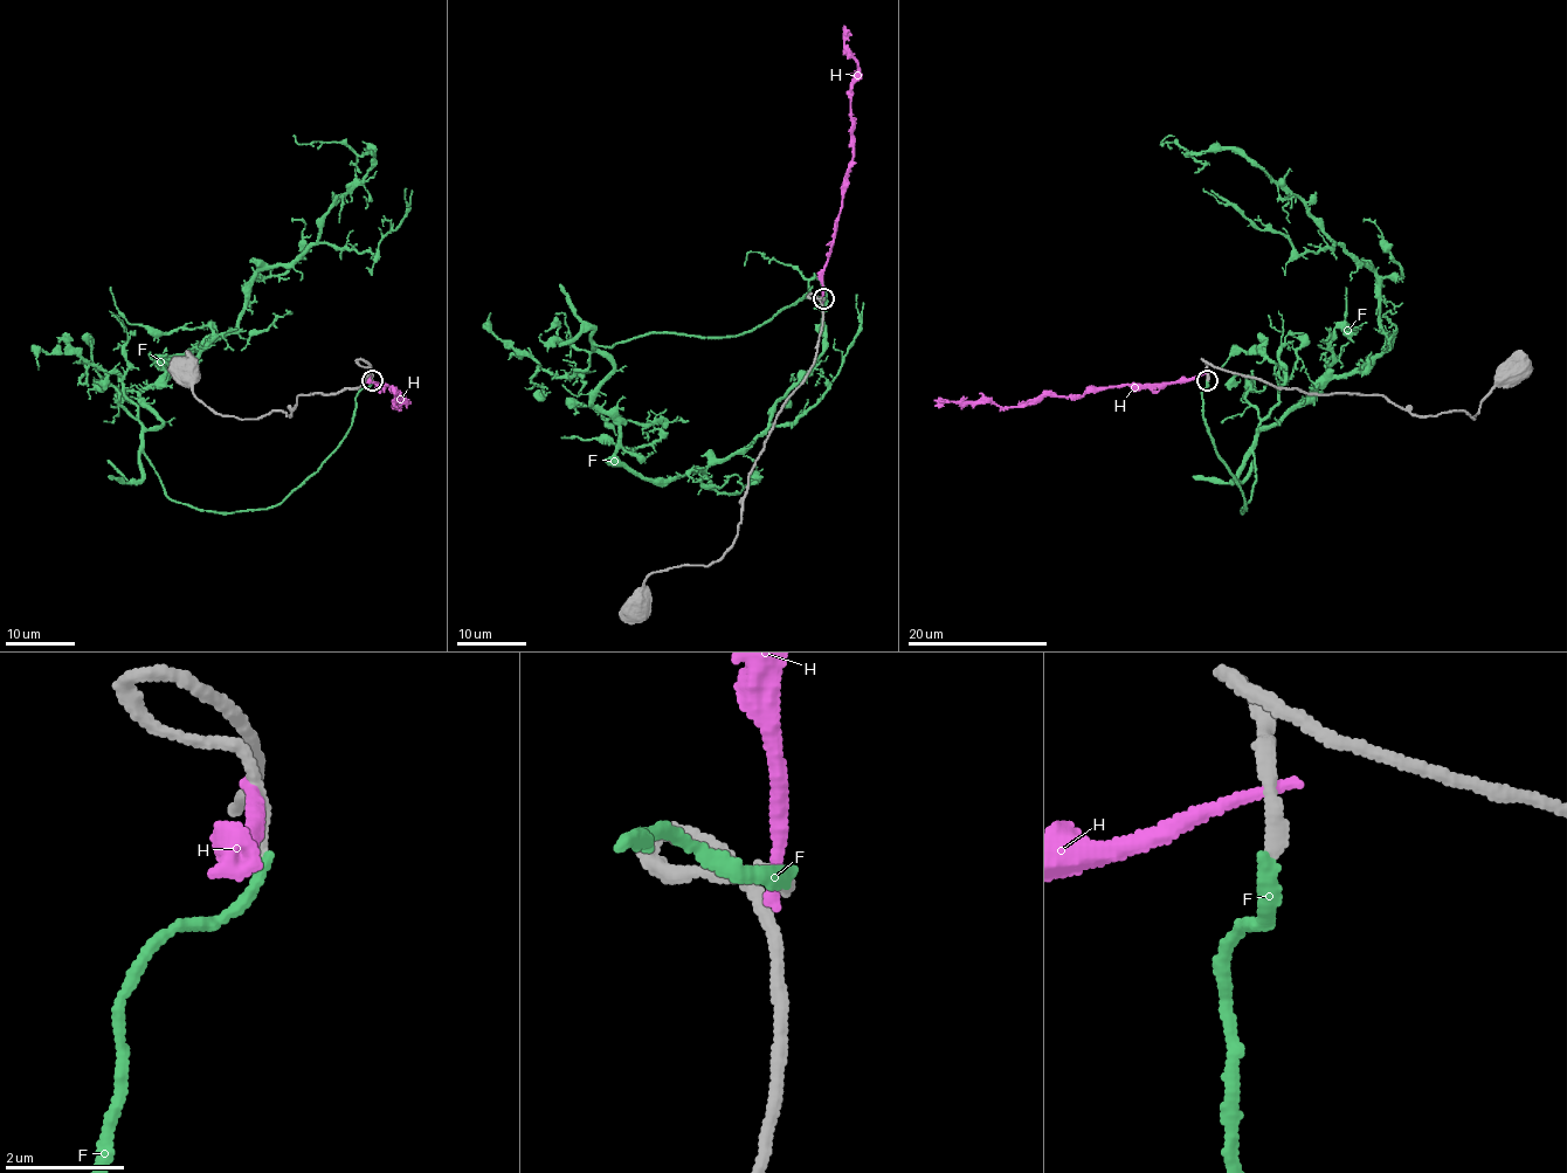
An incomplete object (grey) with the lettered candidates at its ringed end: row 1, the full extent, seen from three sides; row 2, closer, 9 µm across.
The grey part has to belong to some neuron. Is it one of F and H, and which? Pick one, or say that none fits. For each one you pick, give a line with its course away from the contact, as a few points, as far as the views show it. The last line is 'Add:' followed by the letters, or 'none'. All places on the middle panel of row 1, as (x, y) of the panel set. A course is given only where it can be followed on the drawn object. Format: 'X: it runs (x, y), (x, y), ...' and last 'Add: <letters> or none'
F: it runs (825, 298), (594, 345), (613, 366), (592, 404), (648, 478), (740, 453), (823, 351), (823, 284), (744, 266)
Add: F

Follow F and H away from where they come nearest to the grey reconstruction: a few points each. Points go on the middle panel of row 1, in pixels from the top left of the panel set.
F: (825, 298), (594, 345), (613, 366), (592, 404), (648, 478), (740, 453), (823, 351), (823, 284), (744, 266)
H: (823, 298), (823, 269), (842, 199), (842, 181), (853, 158), (851, 90), (858, 61), (844, 43), (846, 26)

